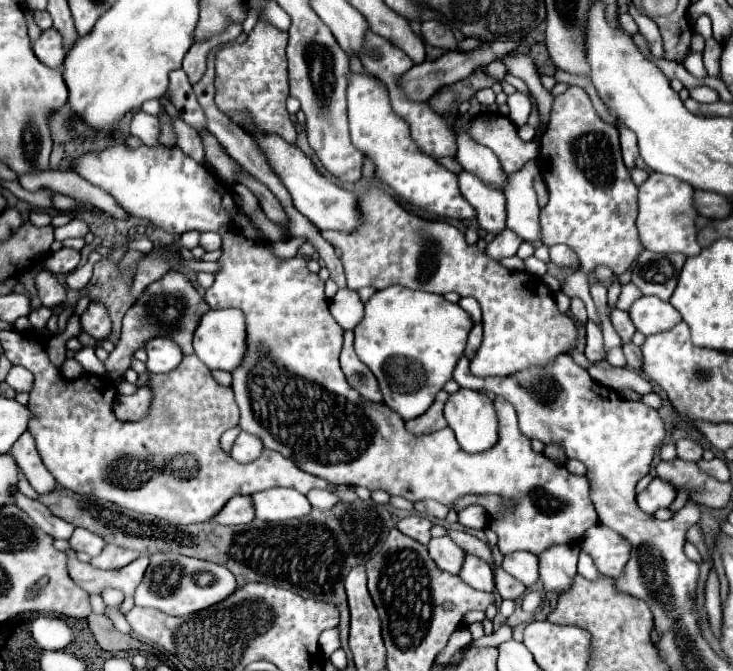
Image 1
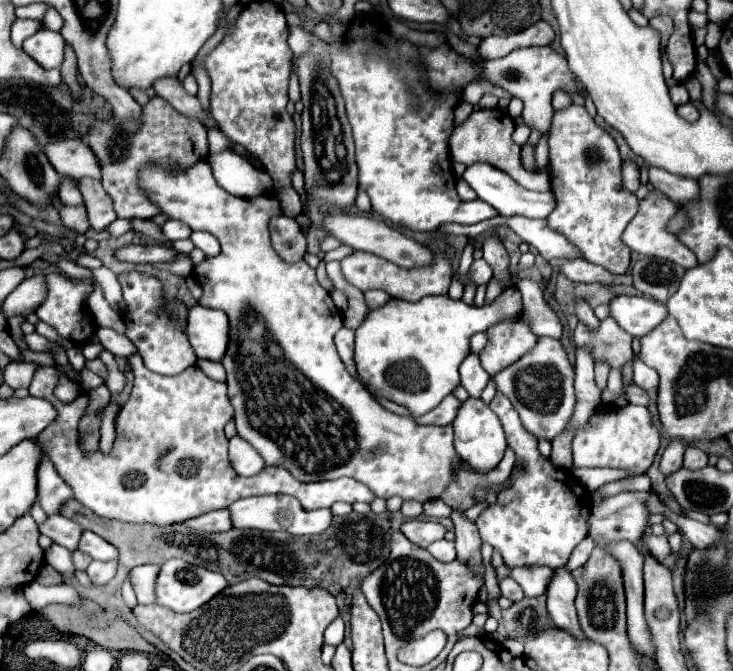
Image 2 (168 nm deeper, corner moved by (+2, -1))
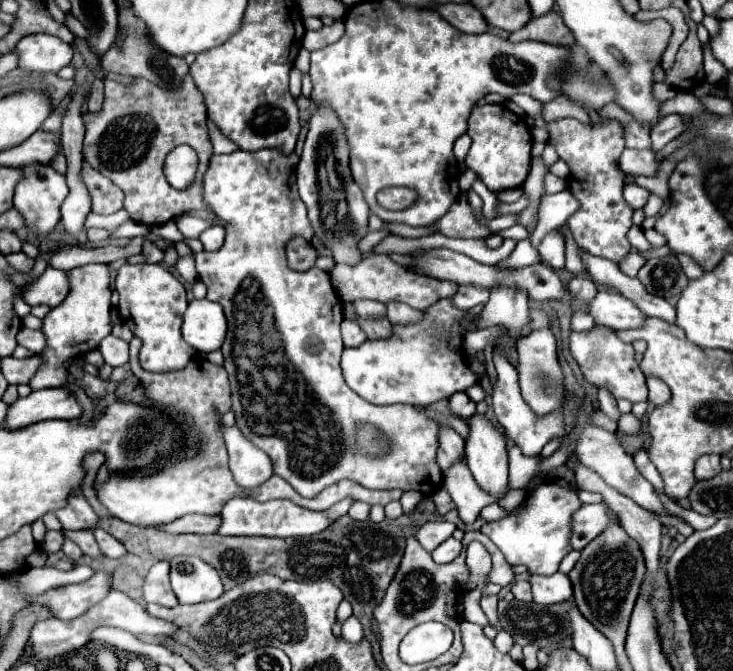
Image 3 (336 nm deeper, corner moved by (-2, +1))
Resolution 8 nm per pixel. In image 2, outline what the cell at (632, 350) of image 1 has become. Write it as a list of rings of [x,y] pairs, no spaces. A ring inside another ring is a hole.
[[[638,356],[632,358],[632,368],[634,368],[634,384],[640,386],[642,390],[652,390],[658,388],[658,374],[650,366],[646,366]]]

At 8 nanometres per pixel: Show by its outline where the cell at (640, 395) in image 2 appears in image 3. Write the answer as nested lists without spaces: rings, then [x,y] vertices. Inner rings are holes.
[[[594,326],[588,332],[572,332],[570,334],[570,354],[578,362],[582,376],[586,382],[590,382],[596,388],[606,388],[612,392],[612,396],[626,398],[630,402],[646,402],[648,400],[648,388],[646,378],[634,360],[634,348],[632,344],[622,342],[616,338],[616,332],[612,332],[606,326]]]

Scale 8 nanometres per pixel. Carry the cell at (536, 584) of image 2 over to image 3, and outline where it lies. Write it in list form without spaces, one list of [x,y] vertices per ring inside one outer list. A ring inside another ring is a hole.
[[[556,572],[552,576],[530,576],[530,584],[532,584],[532,594],[534,594],[534,602],[548,606],[548,604],[556,604],[556,602],[564,602],[572,596],[572,584],[570,578],[562,572]]]

